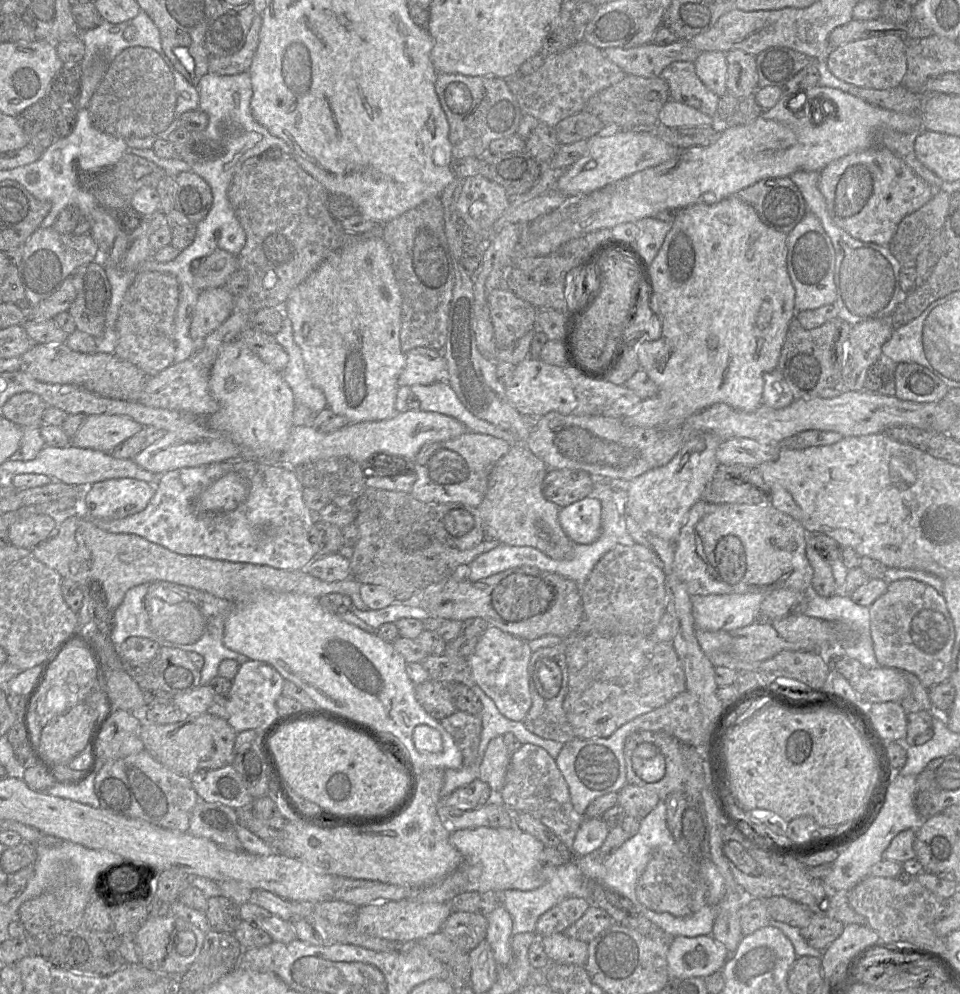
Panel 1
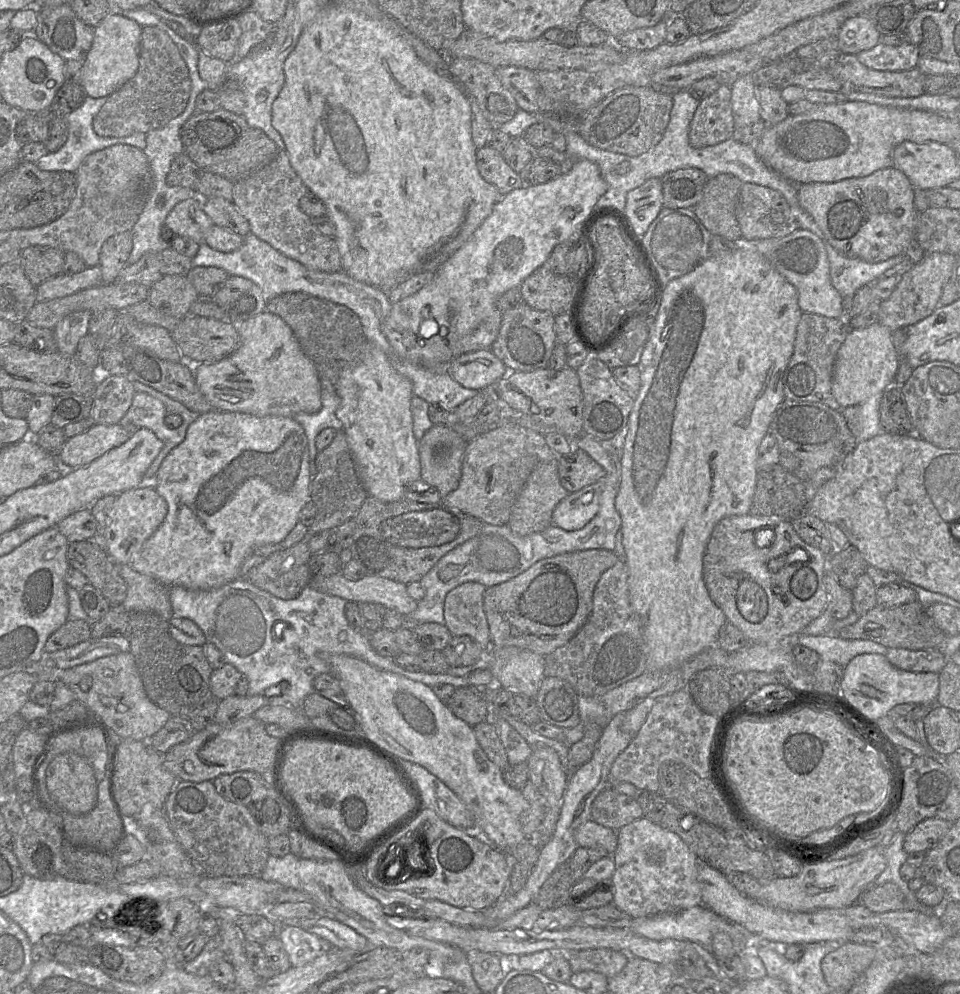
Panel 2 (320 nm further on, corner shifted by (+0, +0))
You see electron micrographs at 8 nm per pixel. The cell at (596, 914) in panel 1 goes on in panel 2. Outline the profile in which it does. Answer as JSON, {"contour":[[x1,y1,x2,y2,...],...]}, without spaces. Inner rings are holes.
{"contour":[[594,948,568,953,568,961,573,973,595,971,604,974,607,978,621,972,630,956,608,948]]}

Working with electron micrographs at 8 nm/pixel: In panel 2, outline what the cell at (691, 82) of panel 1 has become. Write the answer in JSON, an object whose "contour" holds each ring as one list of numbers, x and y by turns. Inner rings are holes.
{"contour":[[720,87,699,101,689,127,689,143,694,148,714,146,733,137,735,125,731,105,731,89]]}

